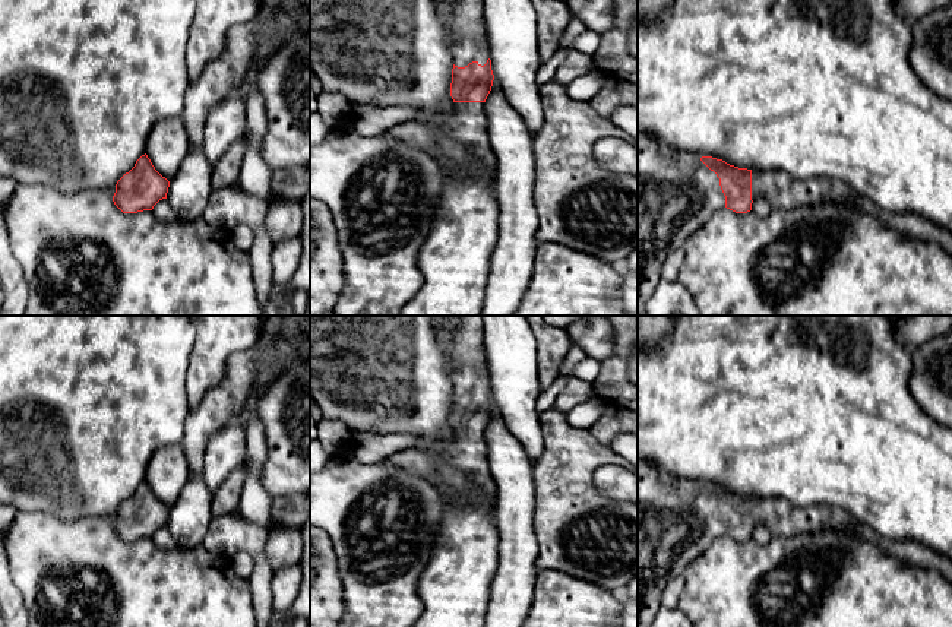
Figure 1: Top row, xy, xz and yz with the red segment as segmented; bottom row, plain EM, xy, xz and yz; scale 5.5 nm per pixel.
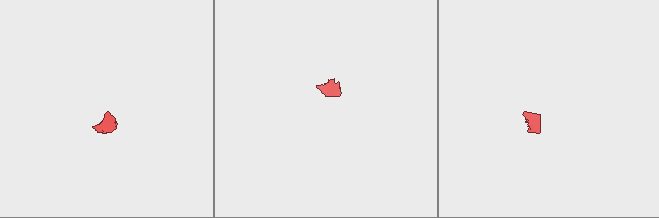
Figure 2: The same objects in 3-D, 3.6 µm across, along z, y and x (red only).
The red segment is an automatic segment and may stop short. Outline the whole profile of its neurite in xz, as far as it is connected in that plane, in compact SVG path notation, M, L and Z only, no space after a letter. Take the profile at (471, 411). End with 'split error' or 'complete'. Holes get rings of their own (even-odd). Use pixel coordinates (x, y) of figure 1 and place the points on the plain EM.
M433 316L433 324L439 345L449 355L447 376L453 386L450 411L453 441L437 456L395 453L388 462L430 479L443 493L449 493L449 488L439 479L437 463L450 463L494 506L497 487L490 471L484 438L494 402L483 341L483 316Z | split error

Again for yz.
M638 460L638 627L649 627L661 607L660 598L665 585L683 573L715 539L727 535L736 541L747 541L756 525L765 525L772 536L784 538L845 528L877 544L901 563L939 571L952 585L949 557L914 541L883 538L839 507L797 507L784 497L738 495L712 484L662 476L655 468Z | split error

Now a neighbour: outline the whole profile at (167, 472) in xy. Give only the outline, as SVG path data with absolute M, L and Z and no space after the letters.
M181 444L159 447L146 466L146 482L155 497L168 509L177 501L183 487L192 479Z

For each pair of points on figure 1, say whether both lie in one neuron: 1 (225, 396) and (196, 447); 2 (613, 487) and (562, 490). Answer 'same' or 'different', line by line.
1: same
2: different

